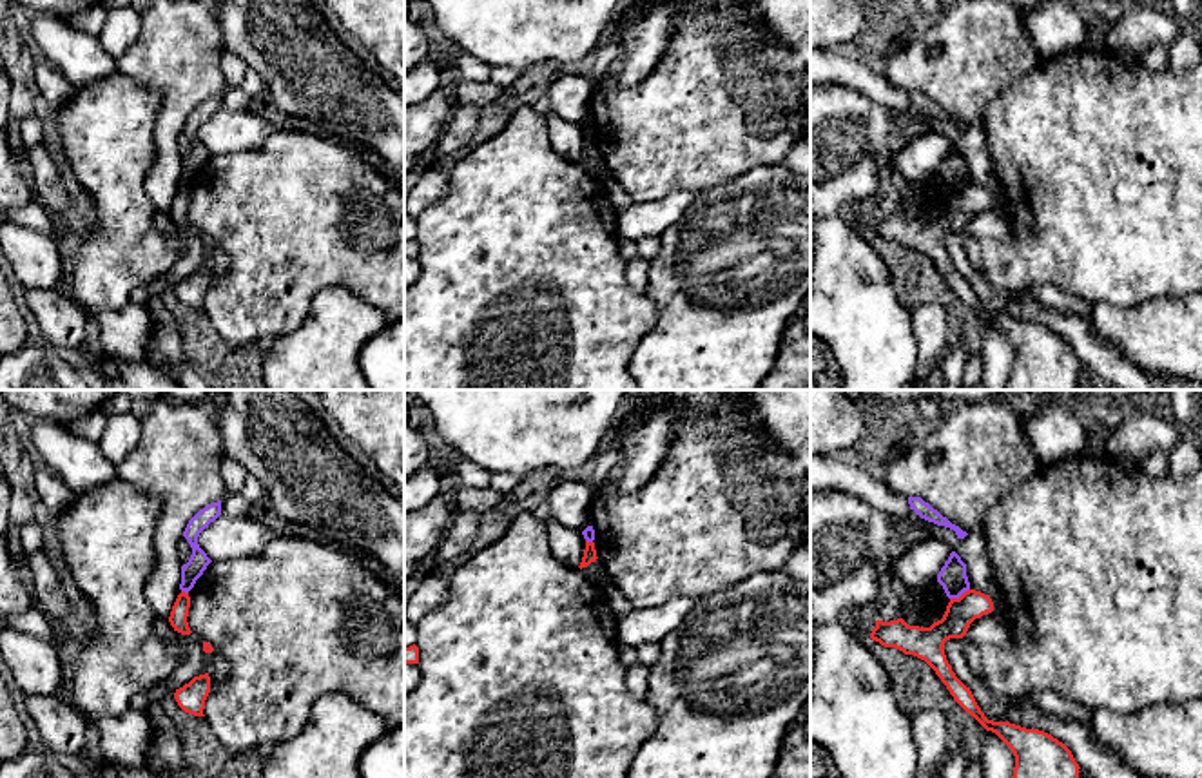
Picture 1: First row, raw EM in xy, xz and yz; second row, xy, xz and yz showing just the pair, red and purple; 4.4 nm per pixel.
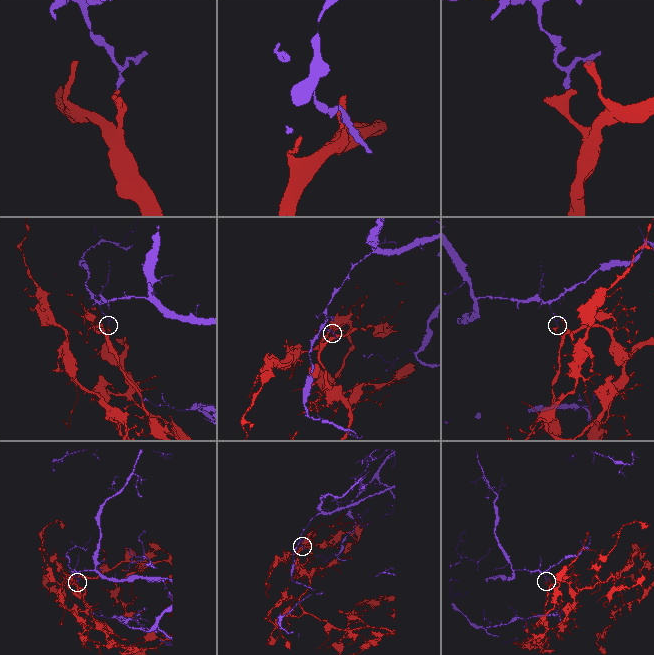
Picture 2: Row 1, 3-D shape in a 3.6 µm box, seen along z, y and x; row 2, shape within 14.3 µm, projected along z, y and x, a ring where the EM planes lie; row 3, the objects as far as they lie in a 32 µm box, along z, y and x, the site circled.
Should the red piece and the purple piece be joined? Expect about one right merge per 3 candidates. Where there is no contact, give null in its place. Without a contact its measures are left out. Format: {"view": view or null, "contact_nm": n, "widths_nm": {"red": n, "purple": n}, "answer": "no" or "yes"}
{"view": "yz", "contact_nm": 100, "widths_nm": {"red": 130, "purple": 120}, "answer": "no"}

